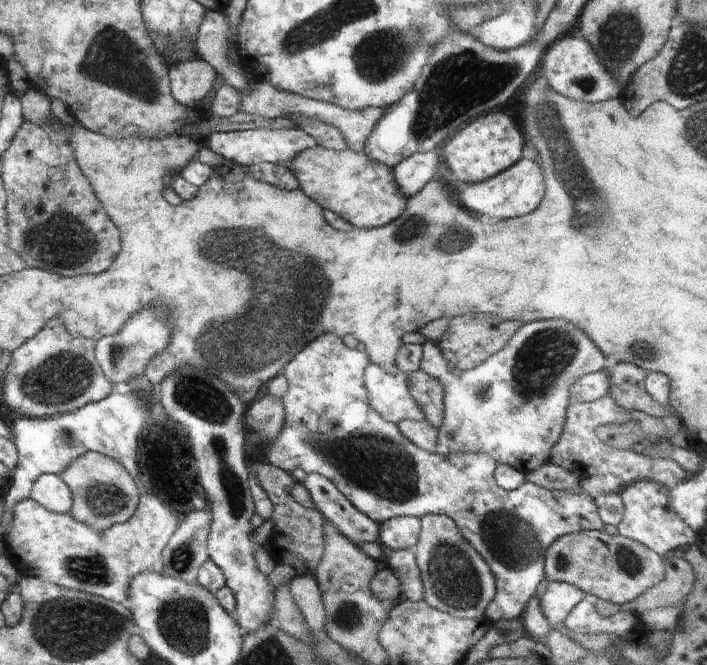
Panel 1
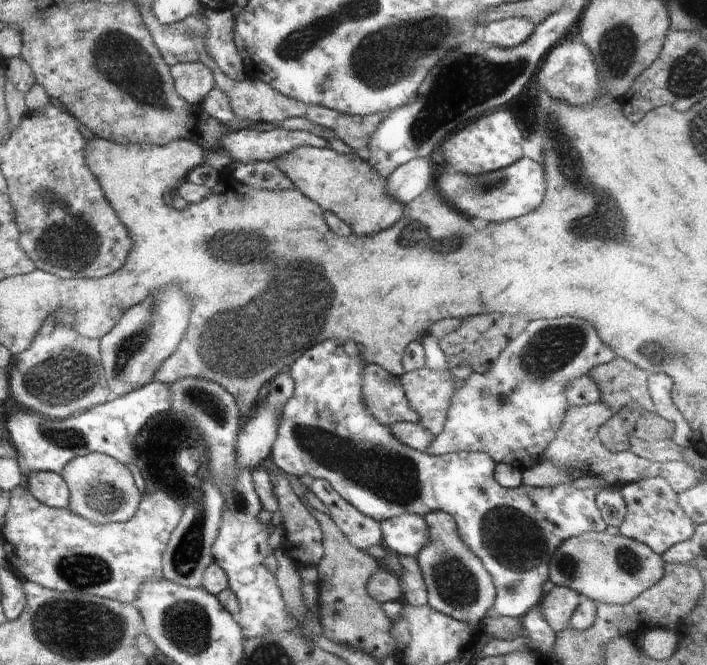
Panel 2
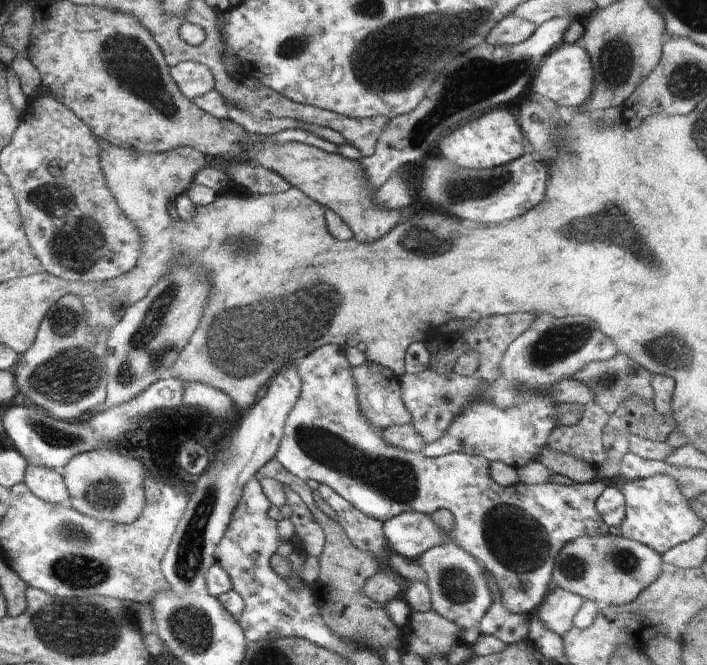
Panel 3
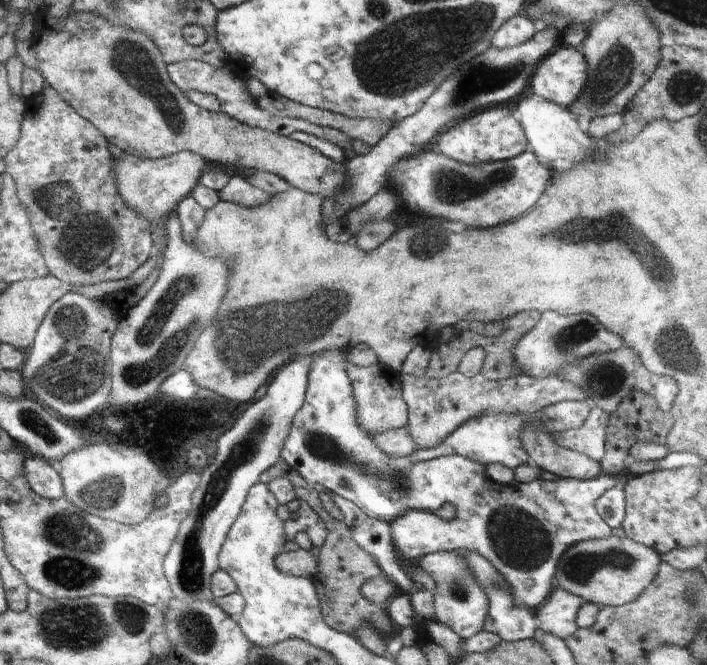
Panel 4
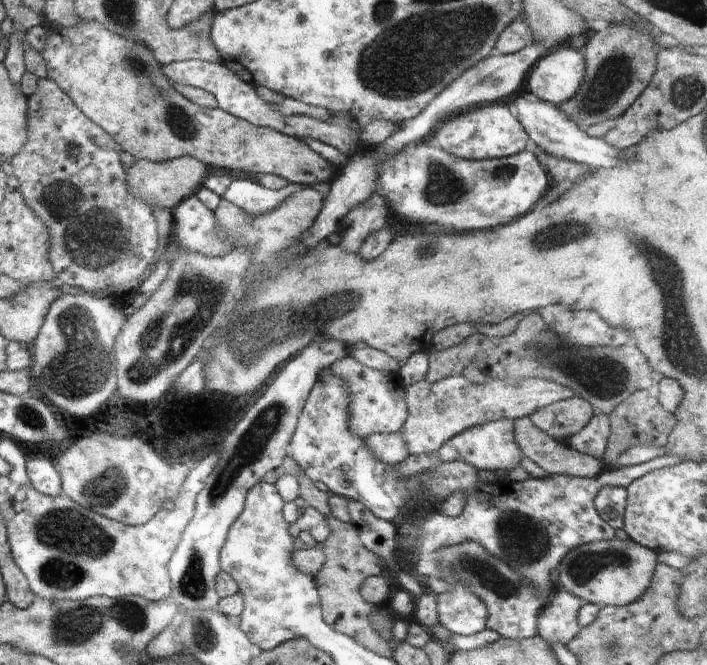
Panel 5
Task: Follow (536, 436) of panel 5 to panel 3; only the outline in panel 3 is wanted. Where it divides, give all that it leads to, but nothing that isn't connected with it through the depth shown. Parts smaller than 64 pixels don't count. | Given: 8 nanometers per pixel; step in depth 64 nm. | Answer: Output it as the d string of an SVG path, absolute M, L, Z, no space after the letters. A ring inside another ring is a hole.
M548 446L539 451L537 459L554 475L559 474L572 479L575 483L592 483L597 479L597 470L574 459L571 455L553 452Z

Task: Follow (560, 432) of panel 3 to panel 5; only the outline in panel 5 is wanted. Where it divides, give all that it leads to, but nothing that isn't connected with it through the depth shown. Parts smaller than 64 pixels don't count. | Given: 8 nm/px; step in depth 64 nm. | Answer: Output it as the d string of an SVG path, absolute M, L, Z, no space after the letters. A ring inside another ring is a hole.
M596 413L580 432L576 432L574 436L571 436L568 446L578 452L593 456L602 461L609 432L608 416L604 416L602 413Z

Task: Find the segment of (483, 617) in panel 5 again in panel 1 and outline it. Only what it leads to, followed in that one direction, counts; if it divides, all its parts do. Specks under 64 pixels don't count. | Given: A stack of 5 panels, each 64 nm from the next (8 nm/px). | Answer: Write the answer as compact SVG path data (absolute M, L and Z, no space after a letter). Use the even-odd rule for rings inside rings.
M428 513L420 517L419 522L421 523L421 532L413 552L423 585L423 601L449 616L458 619L480 620L495 596L495 579L489 565L474 549L474 546L462 537L457 525L448 516Z

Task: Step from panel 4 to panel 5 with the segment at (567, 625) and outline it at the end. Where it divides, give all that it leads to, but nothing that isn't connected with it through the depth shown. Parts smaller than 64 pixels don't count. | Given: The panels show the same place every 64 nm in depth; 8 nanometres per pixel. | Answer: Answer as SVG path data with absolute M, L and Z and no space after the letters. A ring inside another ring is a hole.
M555 587L550 602L538 613L536 635L548 644L566 646L580 632L577 614L584 603L585 600Z

